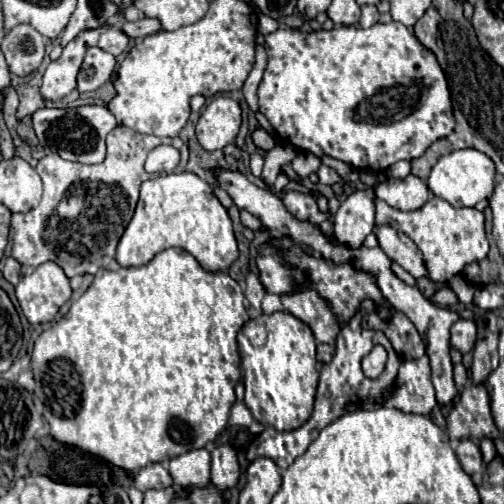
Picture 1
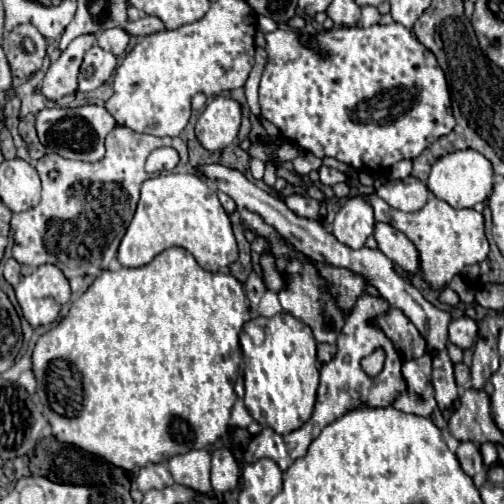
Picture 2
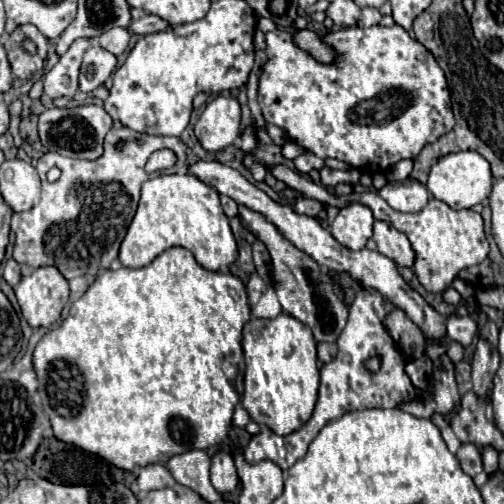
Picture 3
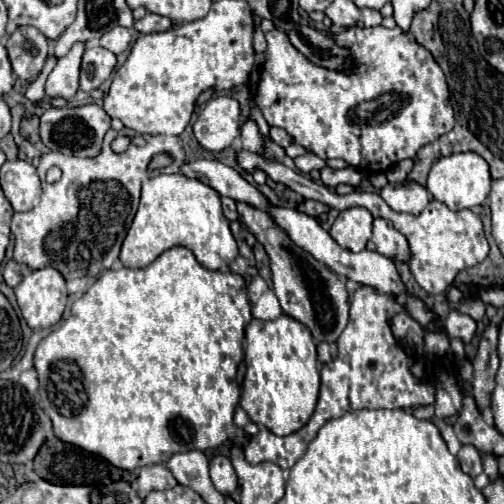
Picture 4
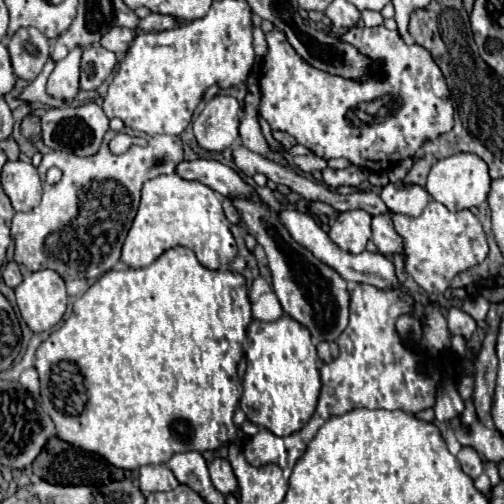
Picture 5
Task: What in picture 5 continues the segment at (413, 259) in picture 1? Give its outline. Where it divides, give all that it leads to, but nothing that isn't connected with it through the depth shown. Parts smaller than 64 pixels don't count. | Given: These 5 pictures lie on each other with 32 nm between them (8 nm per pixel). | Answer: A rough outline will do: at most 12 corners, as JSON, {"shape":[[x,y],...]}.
{"shape":[[384,214],[372,218],[372,242],[384,256],[404,256],[404,240]]}

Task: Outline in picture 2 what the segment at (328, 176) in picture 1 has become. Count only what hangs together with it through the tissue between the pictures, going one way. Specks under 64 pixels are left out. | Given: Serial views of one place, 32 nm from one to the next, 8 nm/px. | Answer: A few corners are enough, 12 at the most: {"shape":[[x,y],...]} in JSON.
{"shape":[[320,166],[320,182],[334,186],[348,180],[342,172]]}

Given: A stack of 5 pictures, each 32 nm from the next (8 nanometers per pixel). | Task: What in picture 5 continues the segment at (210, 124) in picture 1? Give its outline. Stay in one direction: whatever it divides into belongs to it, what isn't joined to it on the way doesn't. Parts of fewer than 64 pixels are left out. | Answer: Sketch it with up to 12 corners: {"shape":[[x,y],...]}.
{"shape":[[214,96],[194,120],[208,152],[238,138],[240,104]]}

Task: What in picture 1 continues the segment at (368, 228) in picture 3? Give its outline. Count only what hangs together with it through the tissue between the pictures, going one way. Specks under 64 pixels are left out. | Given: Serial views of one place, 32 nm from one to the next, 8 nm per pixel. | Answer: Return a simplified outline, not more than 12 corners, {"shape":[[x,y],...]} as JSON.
{"shape":[[374,186],[342,200],[334,236],[360,248],[374,230]]}

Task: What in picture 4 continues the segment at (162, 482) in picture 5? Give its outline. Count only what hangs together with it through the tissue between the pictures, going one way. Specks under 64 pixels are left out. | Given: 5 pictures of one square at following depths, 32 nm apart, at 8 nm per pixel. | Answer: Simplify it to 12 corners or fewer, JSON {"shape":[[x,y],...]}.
{"shape":[[162,464],[140,468],[138,490],[174,488],[178,482]]}

